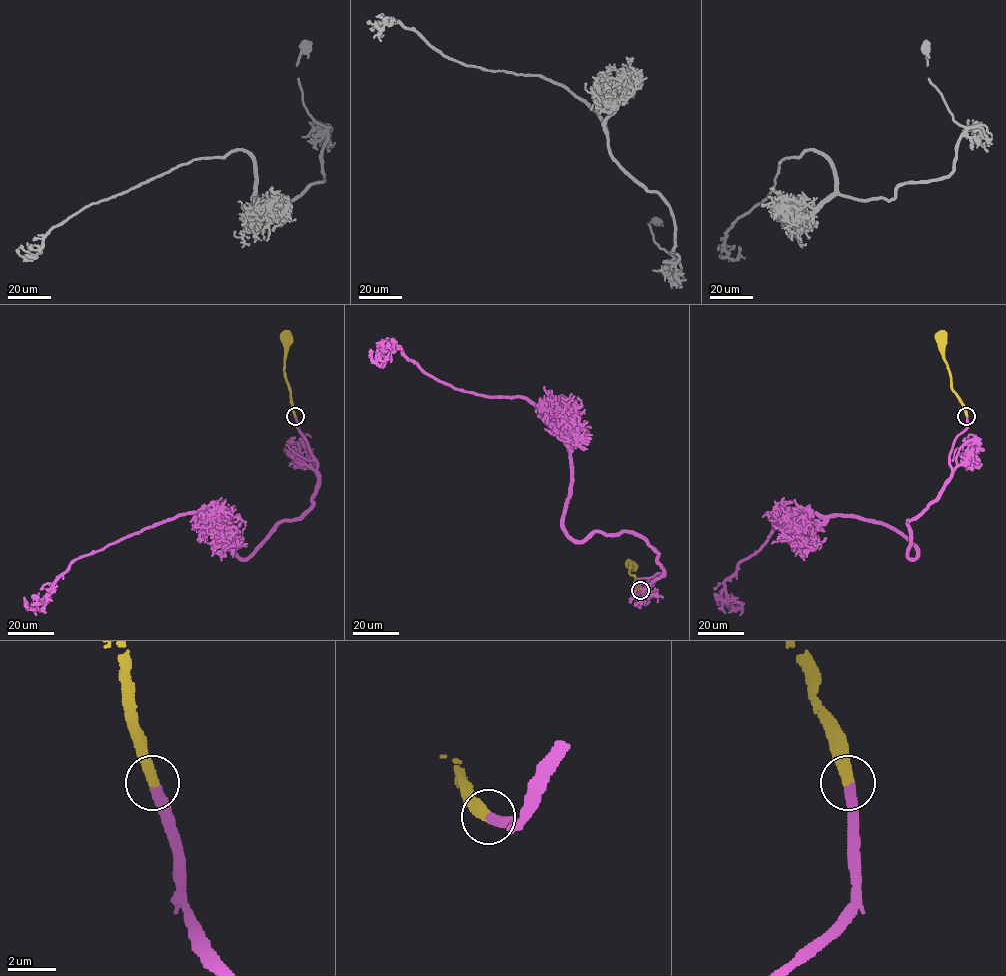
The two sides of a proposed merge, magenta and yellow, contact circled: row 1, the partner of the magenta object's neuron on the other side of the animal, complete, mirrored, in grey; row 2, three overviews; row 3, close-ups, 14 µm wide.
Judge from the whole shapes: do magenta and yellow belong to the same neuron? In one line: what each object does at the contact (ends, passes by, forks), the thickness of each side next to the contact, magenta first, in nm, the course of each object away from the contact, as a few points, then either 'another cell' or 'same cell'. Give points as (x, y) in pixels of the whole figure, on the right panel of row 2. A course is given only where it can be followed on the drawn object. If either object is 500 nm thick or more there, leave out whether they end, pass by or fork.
magenta ends | yellow ends | 420/440 nm | magenta via (967, 416), (952, 476), (908, 521), (914, 559), (882, 524), (781, 513), (724, 581), (741, 607), (731, 597) | yellow via (967, 416), (951, 386), (940, 338) | same cell

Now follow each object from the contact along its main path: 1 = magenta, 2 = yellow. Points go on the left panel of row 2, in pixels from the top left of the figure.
1: (294, 416), (318, 489), (250, 555), (221, 540), (226, 516), (188, 513), (76, 558), (35, 607), (24, 597)
2: (294, 416), (284, 372), (286, 338)

